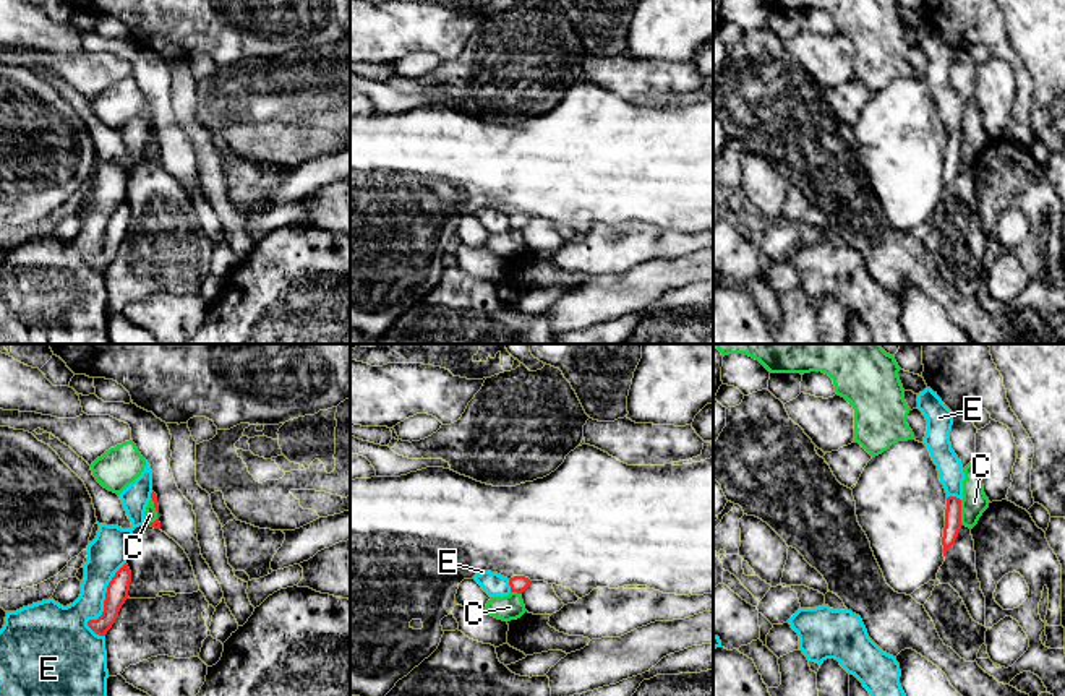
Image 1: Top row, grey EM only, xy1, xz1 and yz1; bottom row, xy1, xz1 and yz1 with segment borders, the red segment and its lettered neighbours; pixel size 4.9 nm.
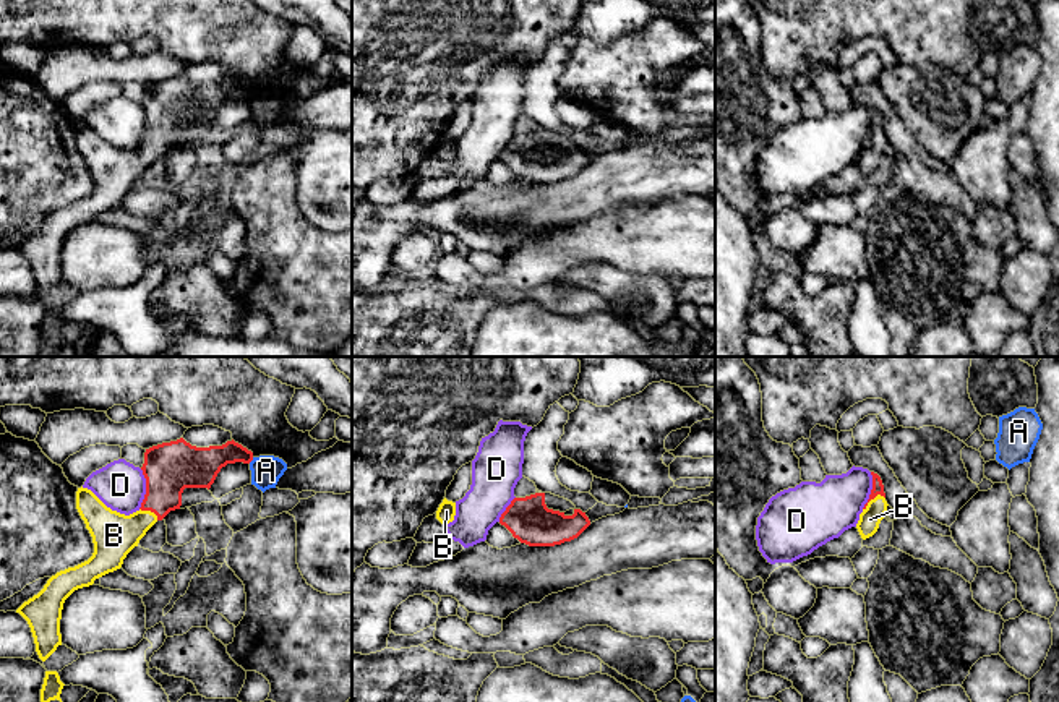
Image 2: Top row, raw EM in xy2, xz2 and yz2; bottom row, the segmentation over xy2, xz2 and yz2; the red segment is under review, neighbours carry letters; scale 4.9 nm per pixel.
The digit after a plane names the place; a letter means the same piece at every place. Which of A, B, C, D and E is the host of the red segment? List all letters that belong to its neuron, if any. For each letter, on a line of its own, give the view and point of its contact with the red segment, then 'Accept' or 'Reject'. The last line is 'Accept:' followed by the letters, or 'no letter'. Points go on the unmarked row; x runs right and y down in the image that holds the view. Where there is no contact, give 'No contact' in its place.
A: Touches red at xy2 (250, 98). Reject
B: Touches red at yz2 (873, 135). Accept
C: Touches red at xy1 (158, 150). Reject
D: Touches red at xy2 (146, 125). Reject
E: Touches red at xy1 (104, 239). Reject
Accept: B

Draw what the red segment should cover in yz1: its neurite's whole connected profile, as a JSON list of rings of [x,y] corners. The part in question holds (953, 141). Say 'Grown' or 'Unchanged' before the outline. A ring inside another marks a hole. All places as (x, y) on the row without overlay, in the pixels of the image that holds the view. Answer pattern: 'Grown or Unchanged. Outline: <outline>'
Unchanged. Outline: [[[948,133],[942,174],[943,193],[947,193],[948,185],[955,180],[961,162],[961,136],[956,133]]]

